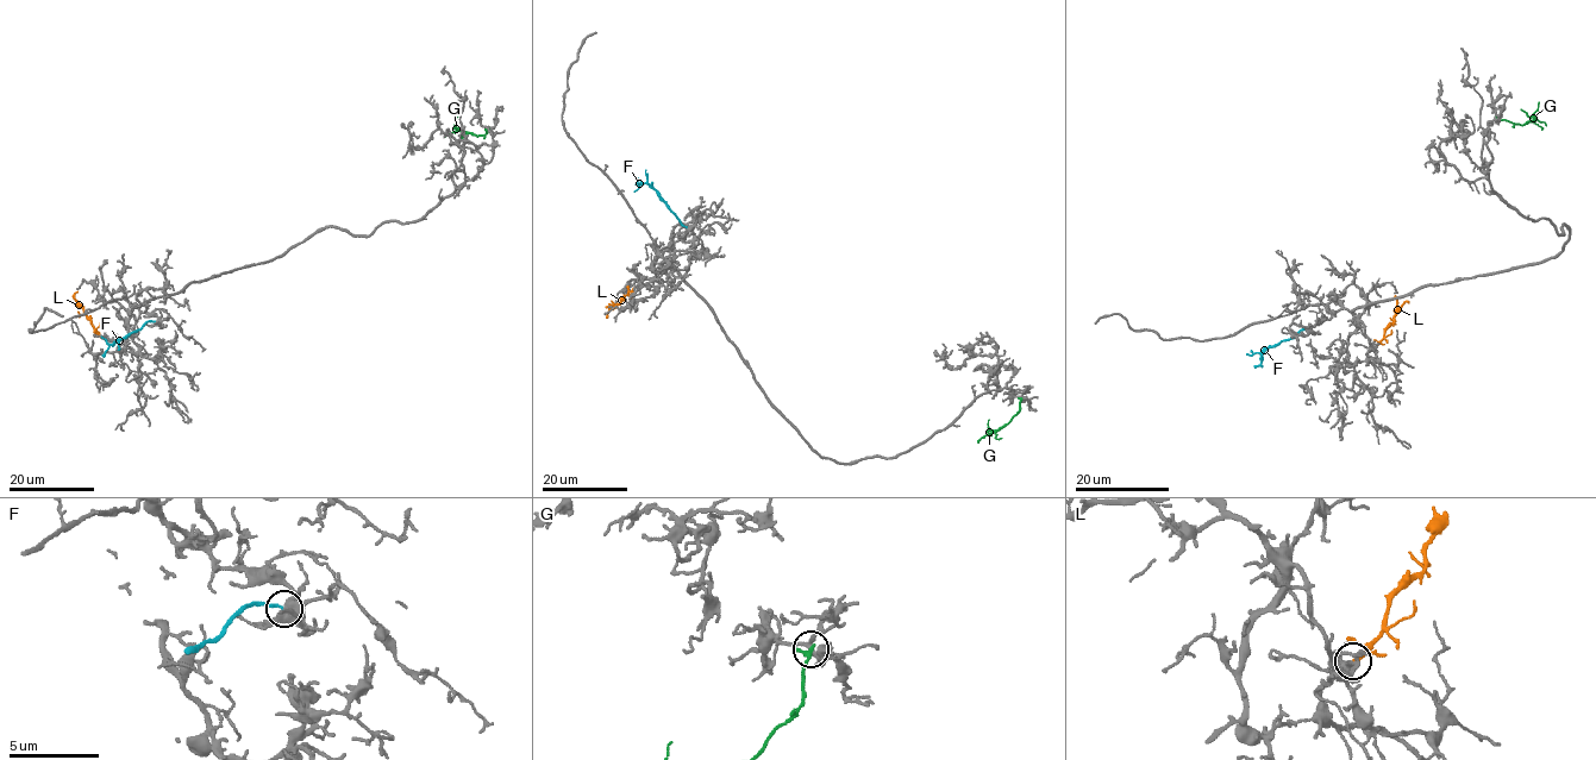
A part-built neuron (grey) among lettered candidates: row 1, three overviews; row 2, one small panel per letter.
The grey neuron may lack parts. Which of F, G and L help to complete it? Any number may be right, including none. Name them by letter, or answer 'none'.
L

